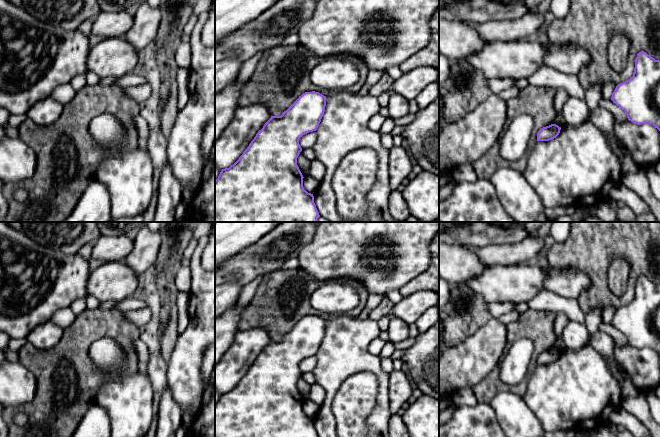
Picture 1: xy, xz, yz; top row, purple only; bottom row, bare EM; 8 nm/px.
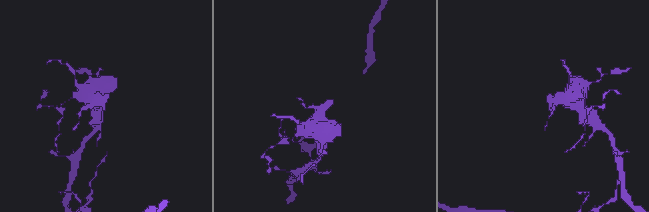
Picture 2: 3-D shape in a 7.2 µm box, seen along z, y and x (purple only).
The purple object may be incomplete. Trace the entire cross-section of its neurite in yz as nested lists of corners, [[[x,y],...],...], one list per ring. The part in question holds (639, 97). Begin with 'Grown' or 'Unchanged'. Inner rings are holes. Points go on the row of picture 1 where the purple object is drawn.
Unchanged. [[[641,51],[633,76],[616,86],[611,100],[634,124],[652,124],[660,131],[660,60]]]

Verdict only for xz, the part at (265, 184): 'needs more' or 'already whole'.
already whole

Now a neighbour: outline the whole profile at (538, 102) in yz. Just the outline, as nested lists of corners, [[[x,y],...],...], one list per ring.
[[[528,85],[519,90],[519,94],[507,101],[507,119],[504,124],[506,131],[511,122],[521,114],[533,118],[533,130],[525,154],[517,161],[505,160],[499,153],[500,139],[479,159],[473,162],[478,179],[490,179],[499,168],[512,168],[523,174],[528,158],[535,142],[537,133],[543,127],[553,124],[557,112],[554,108],[556,89],[553,87],[537,87]]]

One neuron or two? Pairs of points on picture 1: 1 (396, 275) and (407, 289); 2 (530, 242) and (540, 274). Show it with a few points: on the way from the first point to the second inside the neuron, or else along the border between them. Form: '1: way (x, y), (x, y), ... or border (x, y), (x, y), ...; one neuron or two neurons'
1: border (424, 271), (409, 280), (399, 290); two neurons
2: way (524, 252), (523, 264), (530, 271); one neuron

